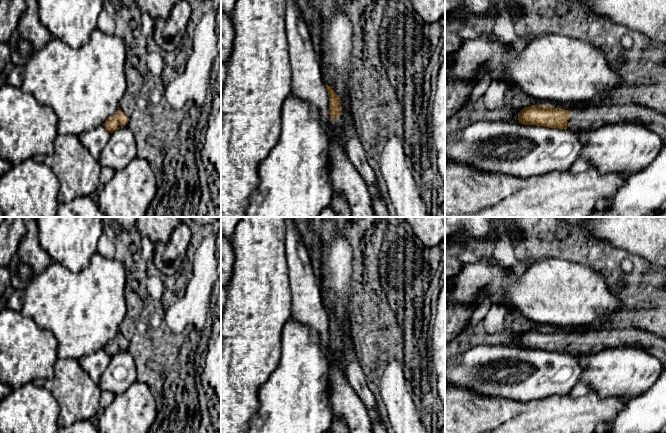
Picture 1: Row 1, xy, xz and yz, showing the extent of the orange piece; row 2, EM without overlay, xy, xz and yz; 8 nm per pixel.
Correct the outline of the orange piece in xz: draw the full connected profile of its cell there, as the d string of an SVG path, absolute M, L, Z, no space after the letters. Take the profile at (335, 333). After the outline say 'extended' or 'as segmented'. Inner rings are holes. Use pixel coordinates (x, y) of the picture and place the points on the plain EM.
M326 310L329 321L329 338L332 355L335 360L340 361L339 368L346 375L346 362L344 361L345 345L338 319L331 310Z | extended

